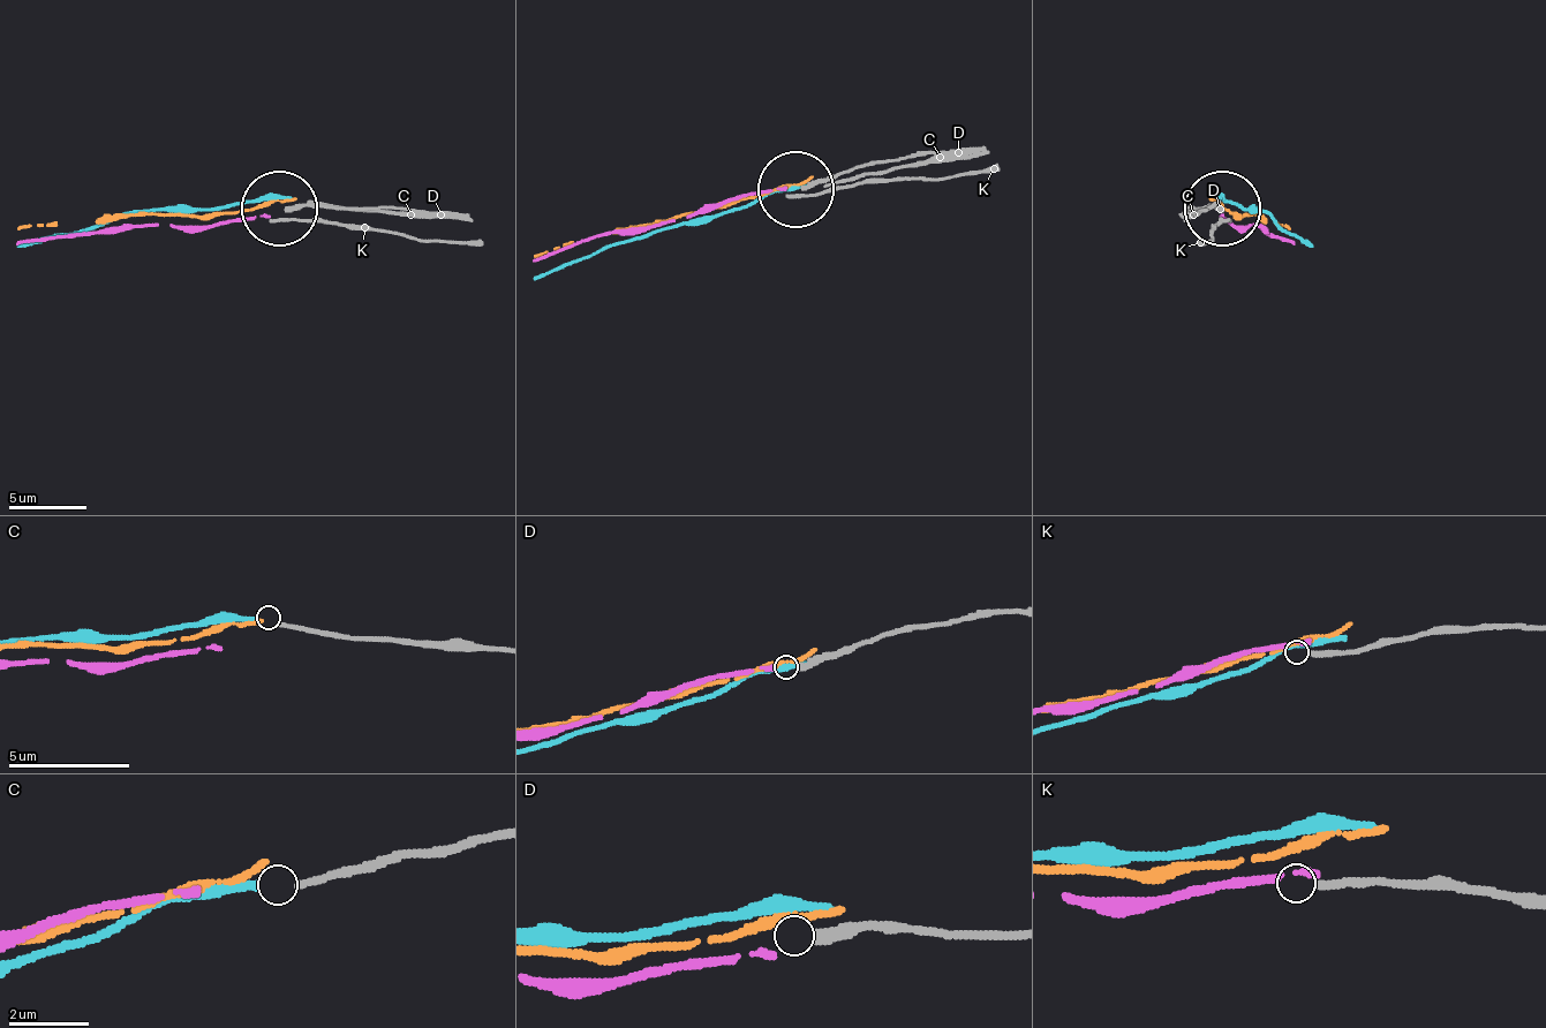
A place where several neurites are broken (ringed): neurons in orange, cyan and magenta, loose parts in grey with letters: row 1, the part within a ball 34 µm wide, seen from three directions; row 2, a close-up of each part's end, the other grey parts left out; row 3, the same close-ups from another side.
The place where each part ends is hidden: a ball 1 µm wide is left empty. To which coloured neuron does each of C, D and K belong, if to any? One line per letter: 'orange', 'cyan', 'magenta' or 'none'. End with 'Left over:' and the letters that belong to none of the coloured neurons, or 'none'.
C: cyan
D: none
K: none
Left over: D, K

